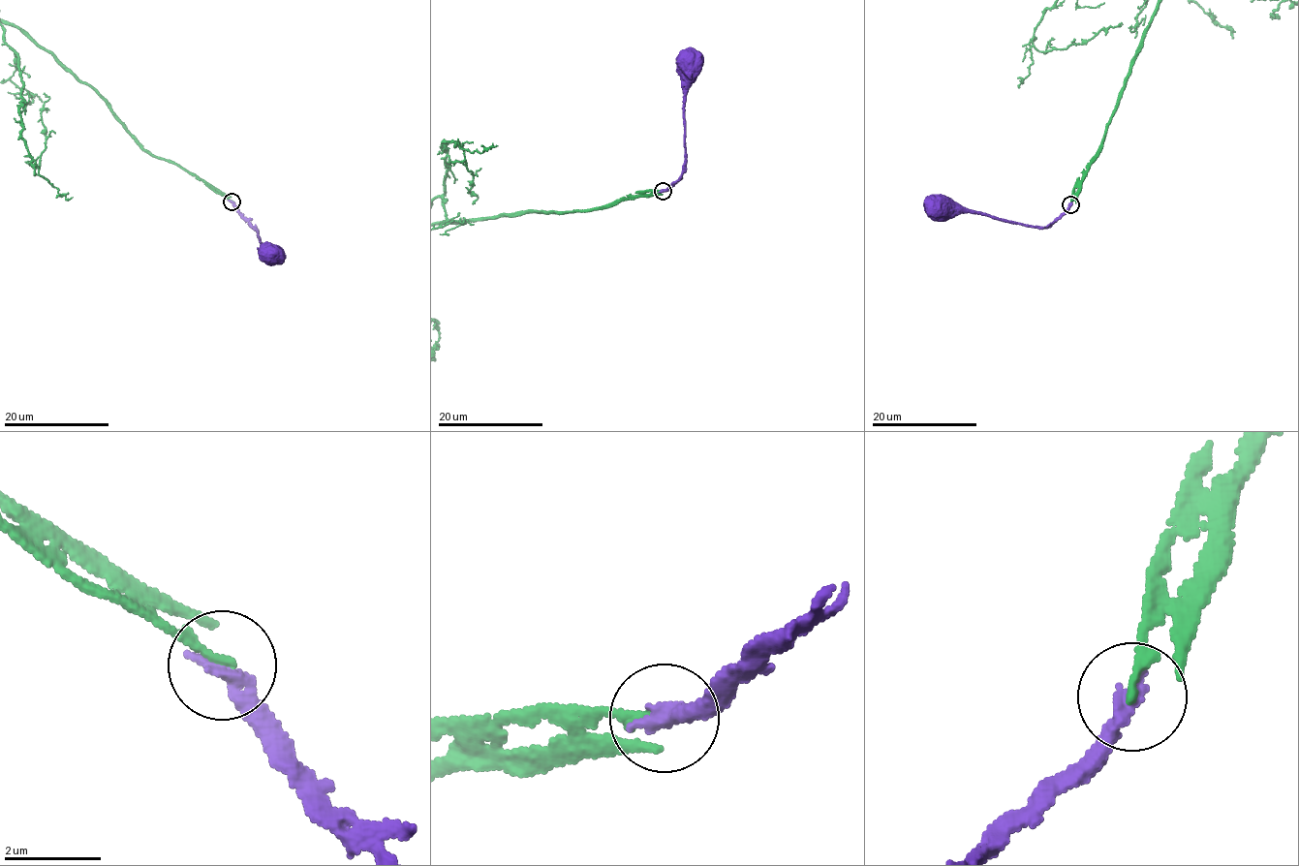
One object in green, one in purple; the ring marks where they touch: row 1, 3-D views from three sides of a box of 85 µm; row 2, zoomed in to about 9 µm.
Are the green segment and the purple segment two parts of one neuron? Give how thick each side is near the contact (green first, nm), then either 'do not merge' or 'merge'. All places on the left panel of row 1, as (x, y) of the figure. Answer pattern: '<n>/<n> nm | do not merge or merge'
180/380 nm | do not merge

